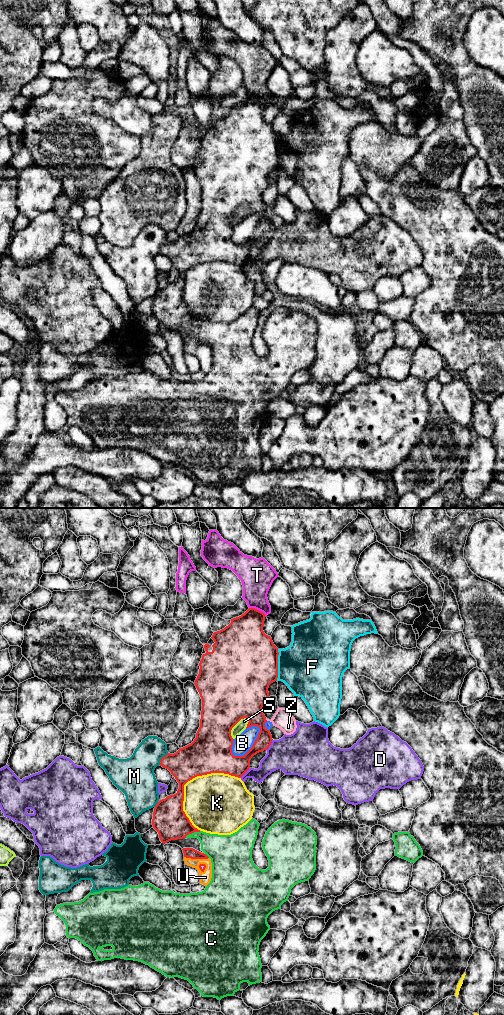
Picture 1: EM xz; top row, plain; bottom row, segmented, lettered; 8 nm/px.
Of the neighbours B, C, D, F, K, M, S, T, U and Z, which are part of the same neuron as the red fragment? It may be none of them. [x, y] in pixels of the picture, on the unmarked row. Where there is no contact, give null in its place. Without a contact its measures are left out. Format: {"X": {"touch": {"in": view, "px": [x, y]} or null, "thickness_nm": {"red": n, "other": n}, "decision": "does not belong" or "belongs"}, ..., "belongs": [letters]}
{"B": {"touch": {"in": "xz", "px": [253, 233]}, "thickness_nm": {"red": 170, "other": 150}, "decision": "does not belong"}, "C": {"touch": {"in": "xz", "px": [192, 320]}, "thickness_nm": {"red": 280, "other": 220}, "decision": "does not belong"}, "D": {"touch": {"in": "xz", "px": [270, 232]}, "thickness_nm": {"red": 130, "other": 340}, "decision": "does not belong"}, "F": {"touch": {"in": "xz", "px": [277, 153]}, "thickness_nm": {"red": 500, "other": 460}, "decision": "does not belong"}, "K": {"touch": {"in": "xz", "px": [190, 267]}, "thickness_nm": {"red": 320, "other": 440}, "decision": "does not belong"}, "M": {"touch": {"in": "xz", "px": [162, 246]}, "thickness_nm": {"red": 260, "other": 280}, "decision": "does not belong"}, "S": {"touch": {"in": "xz", "px": [233, 214]}, "thickness_nm": {"red": 420, "other": 80}, "decision": "does not belong"}, "T": {"touch": {"in": "xz", "px": [258, 98]}, "thickness_nm": {"red": 320, "other": 240}, "decision": "does not belong"}, "U": {"touch": {"in": "xz", "px": [196, 346]}, "thickness_nm": {"red": 80, "other": 100}, "decision": "belongs"}, "Z": {"touch": {"in": "xz", "px": [265, 207]}, "thickness_nm": {"red": 340, "other": 150}, "decision": "does not belong"}, "belongs": ["U"]}

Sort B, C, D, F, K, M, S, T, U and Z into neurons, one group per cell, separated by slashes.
B / C / D / F / K / M / S Z / T / U

